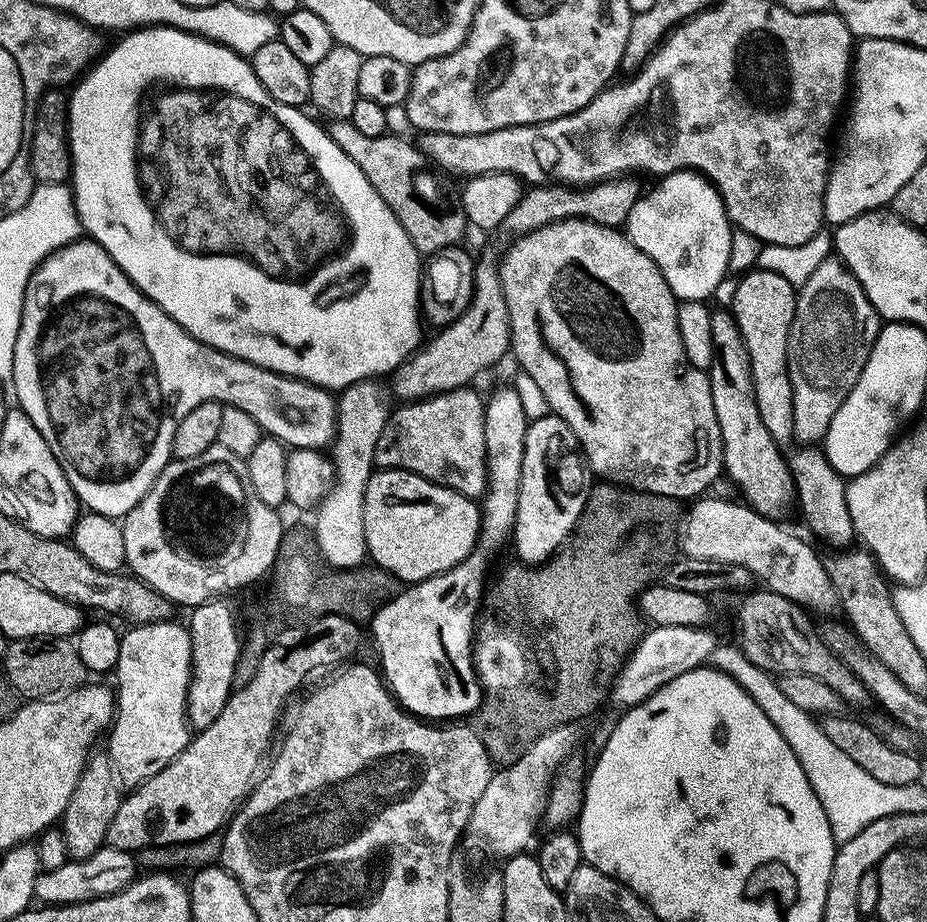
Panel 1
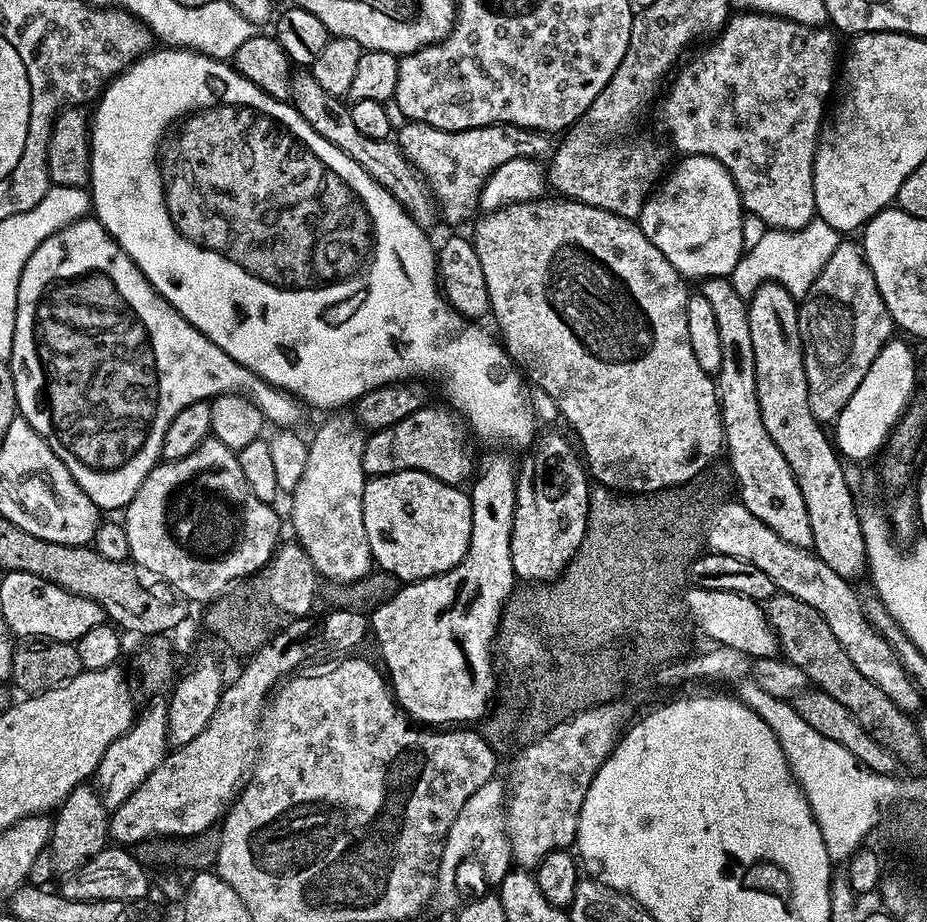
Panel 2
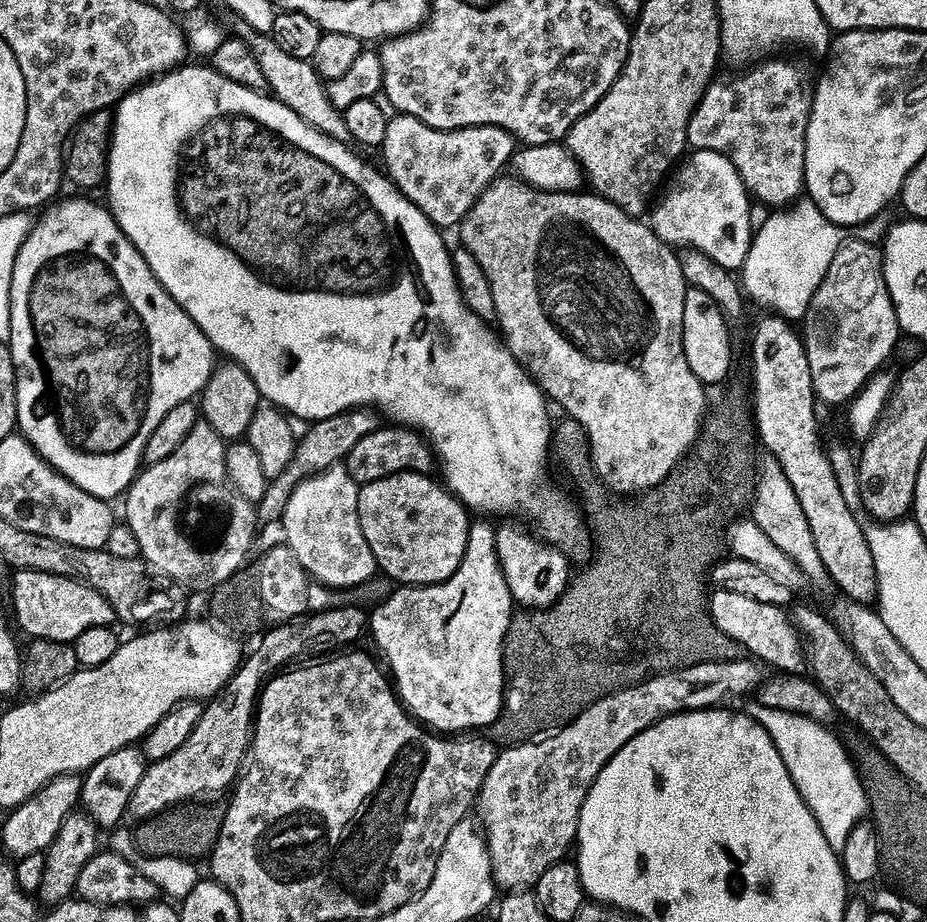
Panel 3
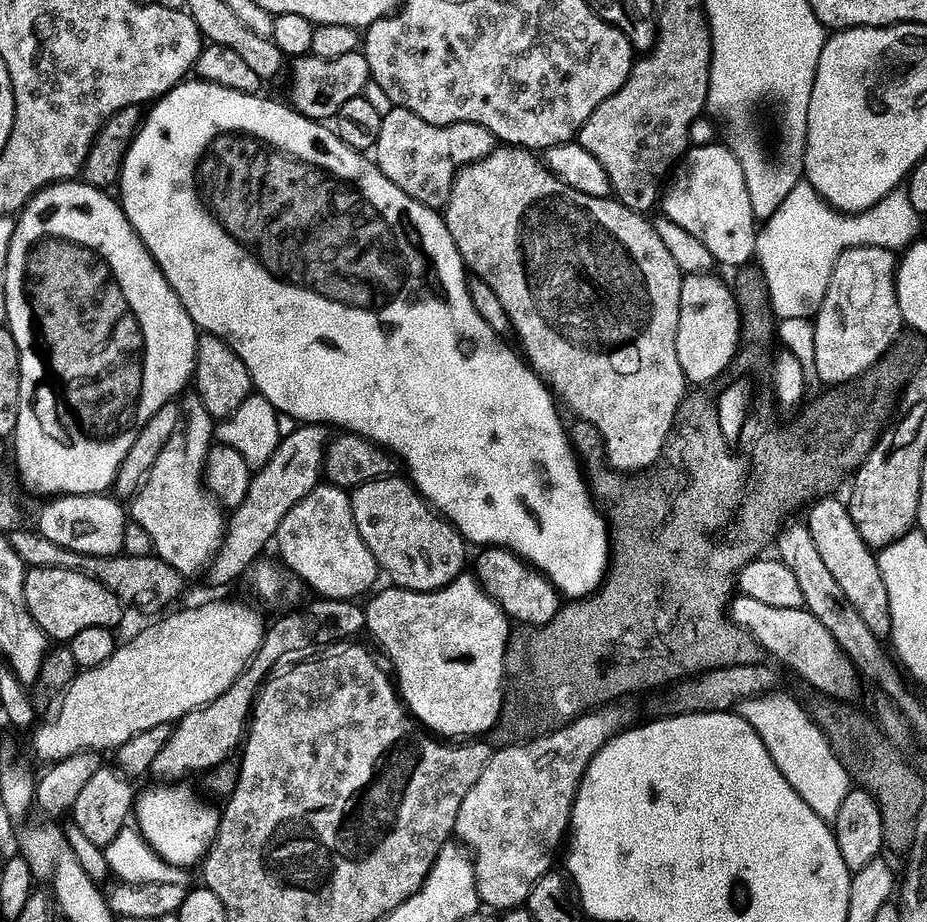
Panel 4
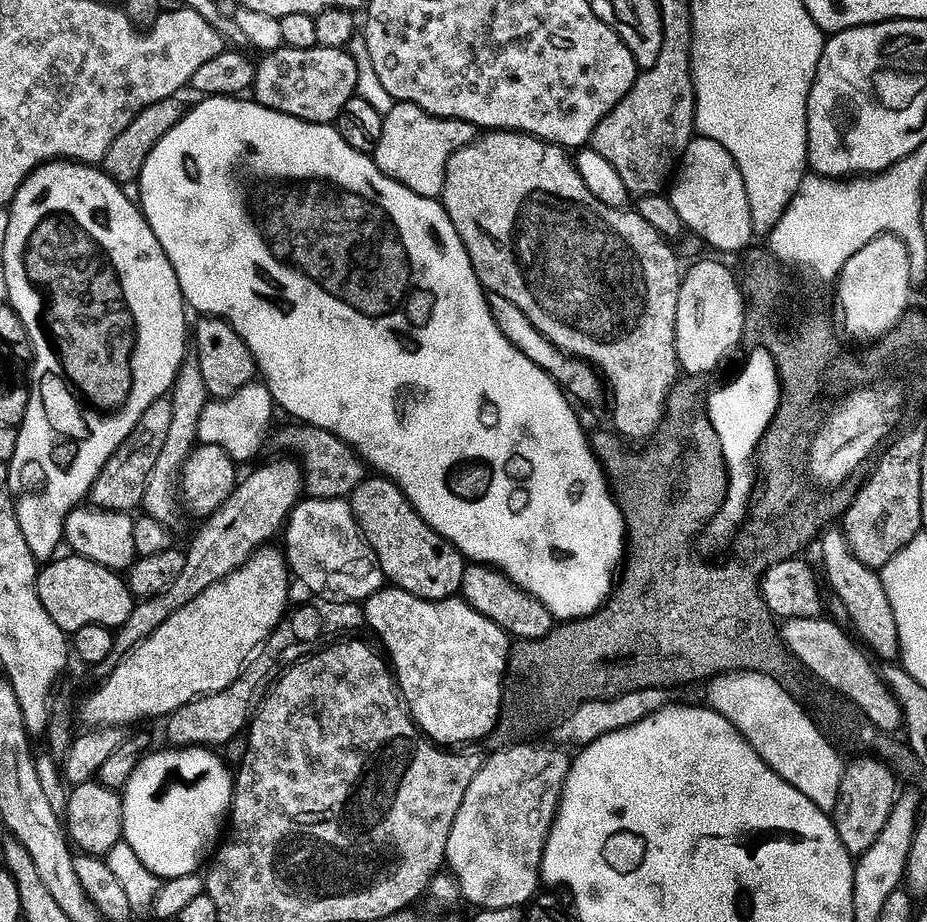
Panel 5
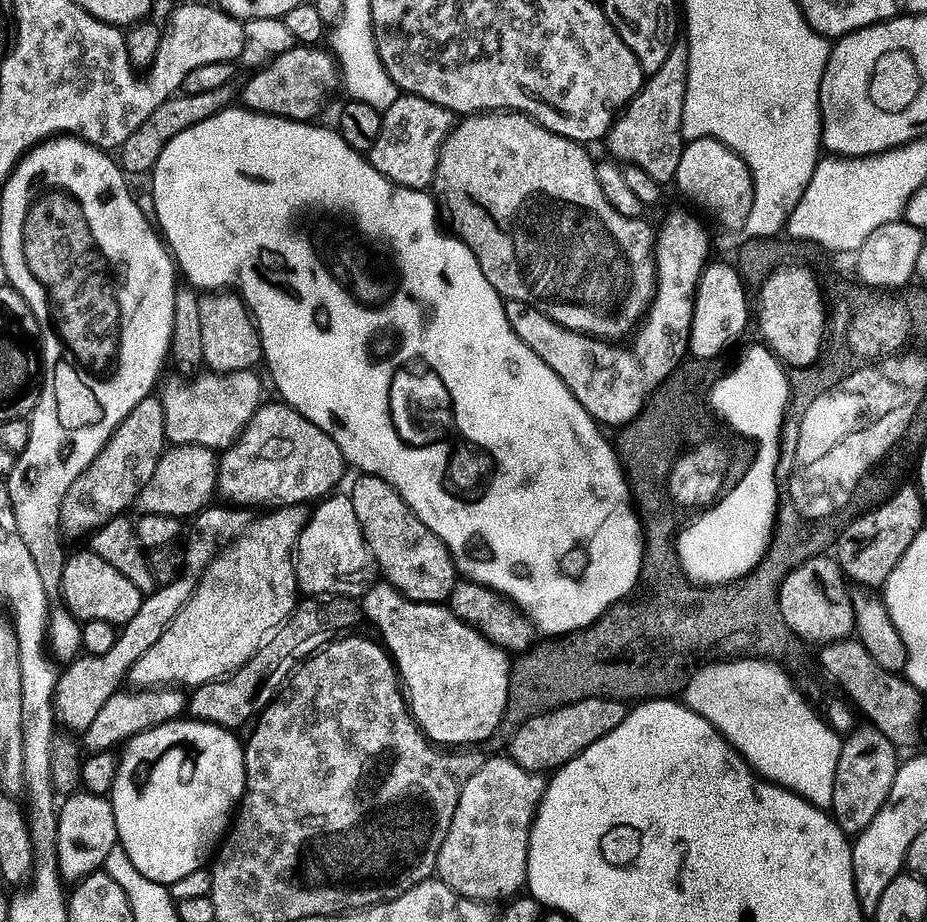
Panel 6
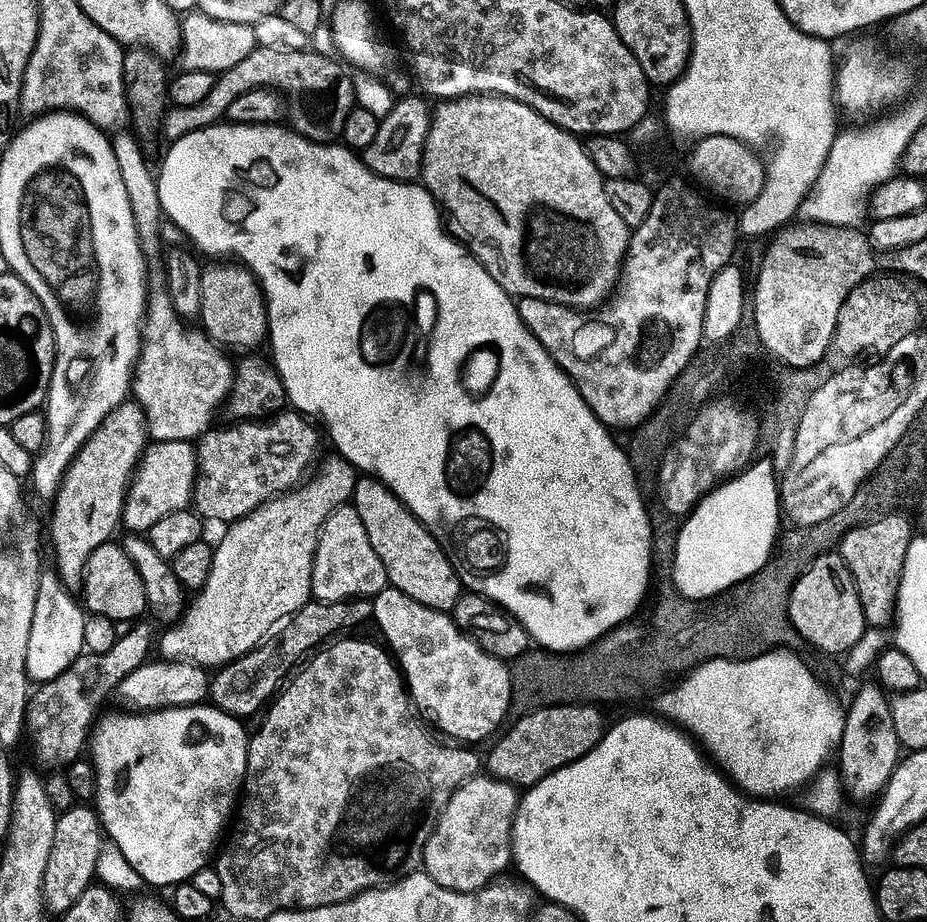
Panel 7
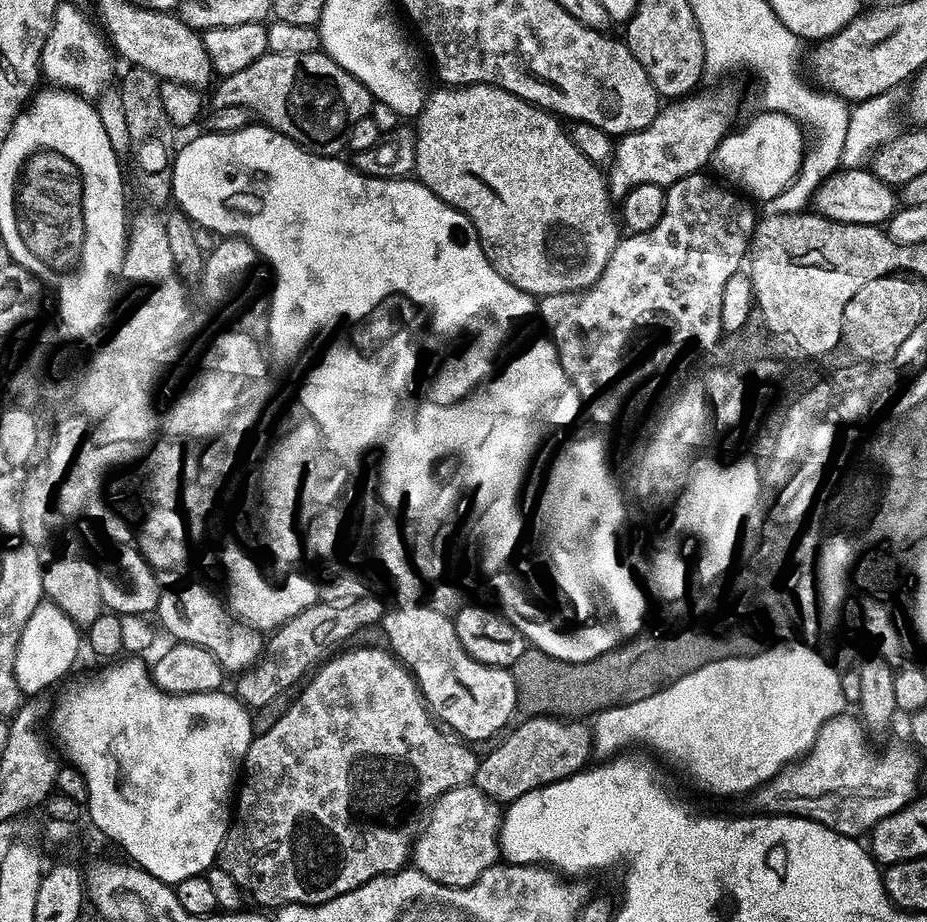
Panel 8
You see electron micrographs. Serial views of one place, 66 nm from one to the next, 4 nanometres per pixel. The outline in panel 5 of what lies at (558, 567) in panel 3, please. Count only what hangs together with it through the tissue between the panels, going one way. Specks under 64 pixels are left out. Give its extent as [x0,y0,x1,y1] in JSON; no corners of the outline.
[459,563,554,641]

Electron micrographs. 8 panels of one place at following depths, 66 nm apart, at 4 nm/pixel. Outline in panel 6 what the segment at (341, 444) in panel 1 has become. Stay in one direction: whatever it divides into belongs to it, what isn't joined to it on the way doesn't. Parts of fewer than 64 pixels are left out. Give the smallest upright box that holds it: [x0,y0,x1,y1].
[297,496,378,598]

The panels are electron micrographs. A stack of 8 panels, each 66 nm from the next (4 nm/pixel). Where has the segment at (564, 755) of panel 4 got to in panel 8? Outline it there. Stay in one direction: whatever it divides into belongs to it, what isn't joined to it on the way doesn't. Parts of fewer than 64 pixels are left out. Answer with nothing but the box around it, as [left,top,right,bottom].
[414,786,502,888]

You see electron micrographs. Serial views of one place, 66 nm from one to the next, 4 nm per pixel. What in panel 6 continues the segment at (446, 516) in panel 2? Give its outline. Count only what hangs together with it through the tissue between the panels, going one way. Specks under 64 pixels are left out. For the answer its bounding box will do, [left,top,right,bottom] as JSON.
[350,475,460,604]

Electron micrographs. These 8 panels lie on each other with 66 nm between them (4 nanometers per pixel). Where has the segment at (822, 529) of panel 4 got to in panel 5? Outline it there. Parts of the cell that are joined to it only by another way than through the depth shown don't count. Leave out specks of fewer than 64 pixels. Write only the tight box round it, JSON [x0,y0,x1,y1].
[820,530,901,662]

